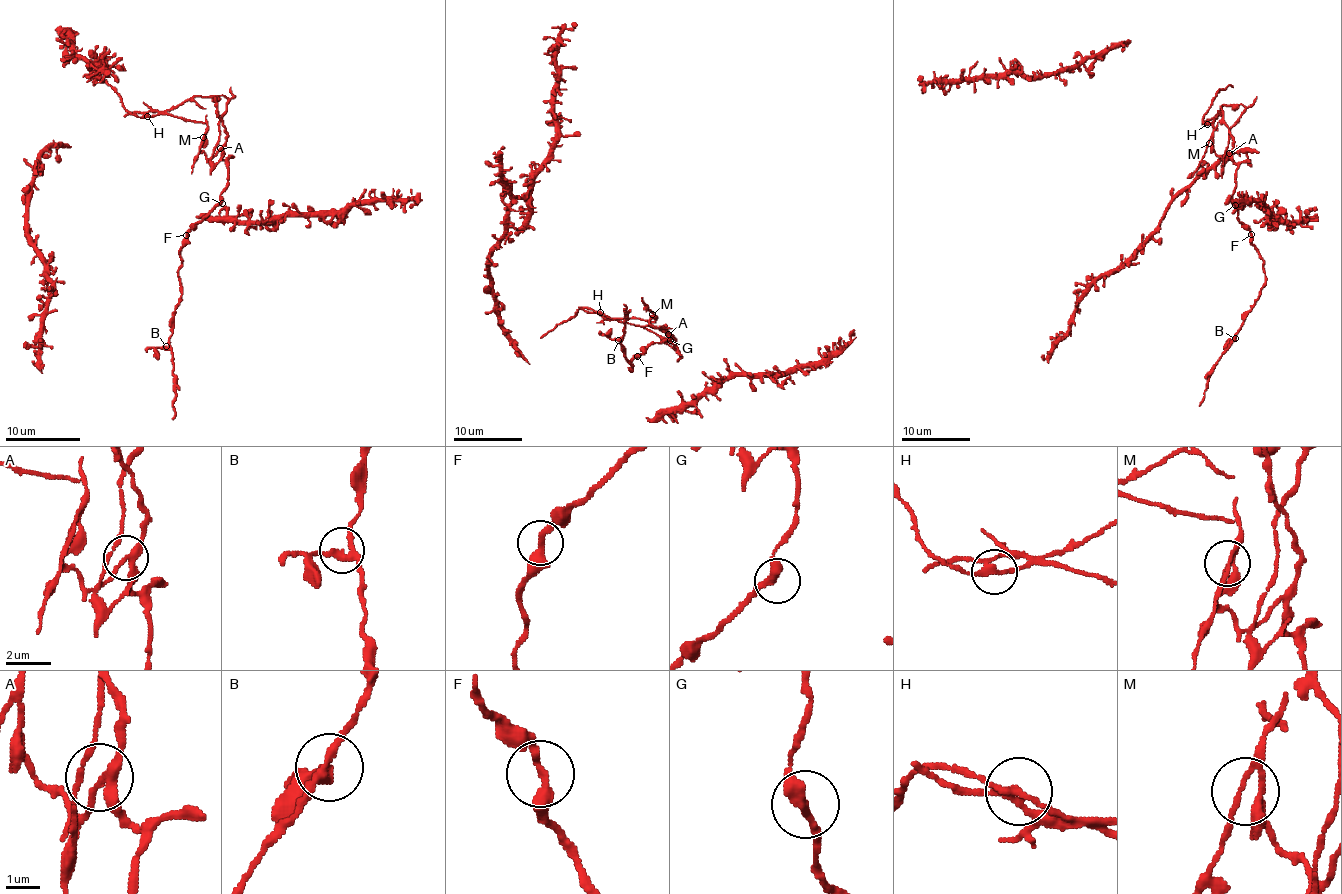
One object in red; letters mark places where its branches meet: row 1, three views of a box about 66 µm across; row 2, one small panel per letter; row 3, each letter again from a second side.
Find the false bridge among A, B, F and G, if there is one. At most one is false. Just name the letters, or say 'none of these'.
A

